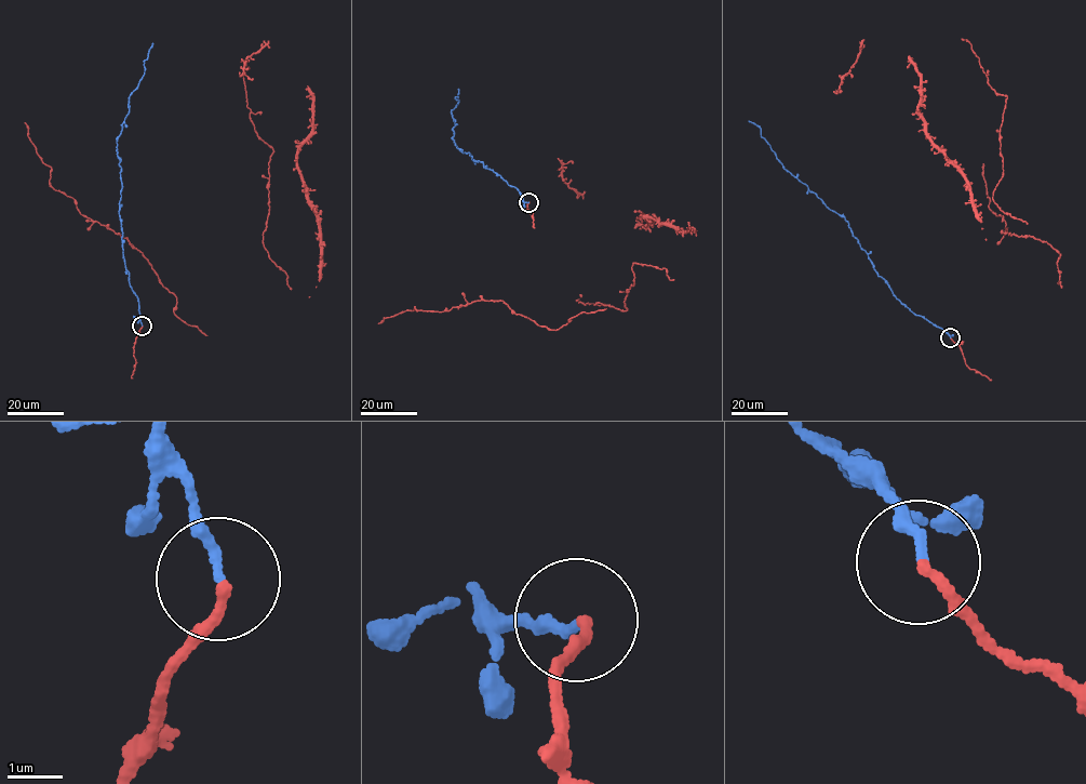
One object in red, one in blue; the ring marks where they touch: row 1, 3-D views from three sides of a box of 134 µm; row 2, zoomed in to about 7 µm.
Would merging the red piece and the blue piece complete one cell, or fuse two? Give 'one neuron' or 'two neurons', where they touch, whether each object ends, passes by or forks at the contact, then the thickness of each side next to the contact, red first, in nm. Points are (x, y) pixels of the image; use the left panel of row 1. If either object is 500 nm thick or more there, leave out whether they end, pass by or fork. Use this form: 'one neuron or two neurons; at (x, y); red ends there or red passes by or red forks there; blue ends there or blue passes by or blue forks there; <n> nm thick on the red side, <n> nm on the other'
one neuron; at (142, 326); red ends there; blue ends there; 170 nm thick on the red side, 170 nm on the other

